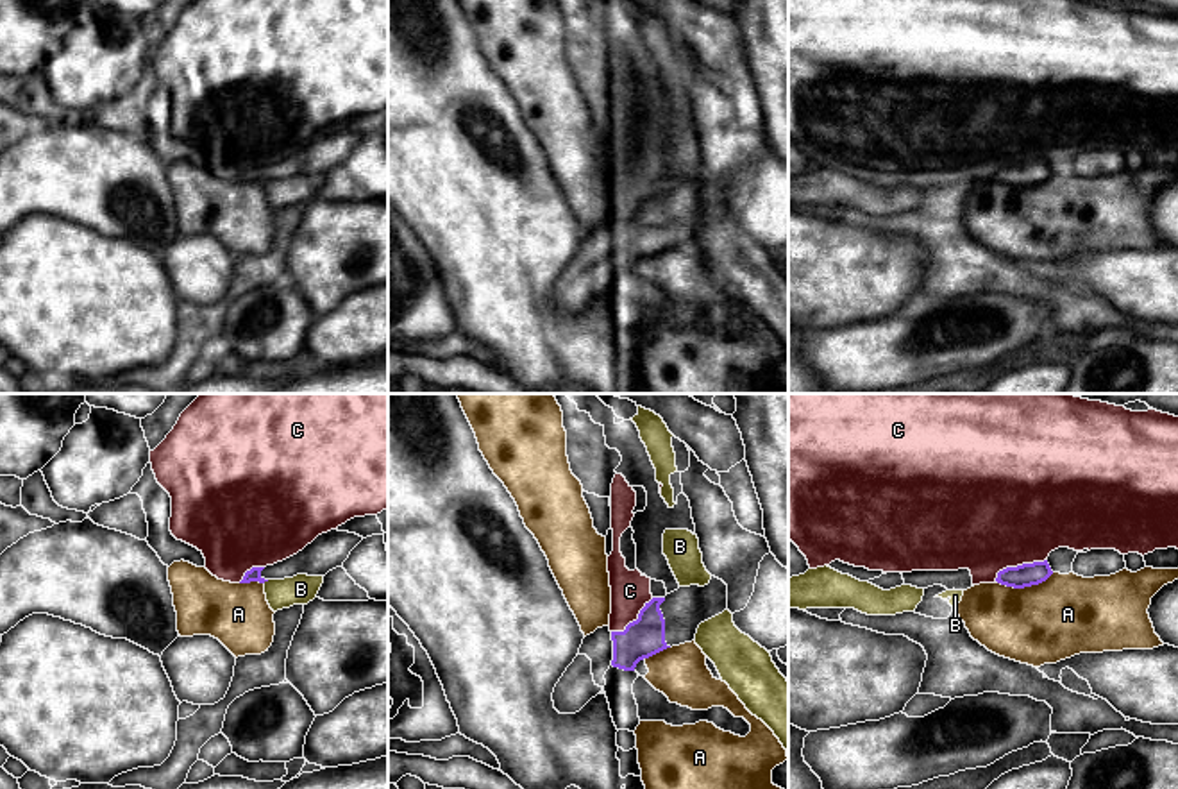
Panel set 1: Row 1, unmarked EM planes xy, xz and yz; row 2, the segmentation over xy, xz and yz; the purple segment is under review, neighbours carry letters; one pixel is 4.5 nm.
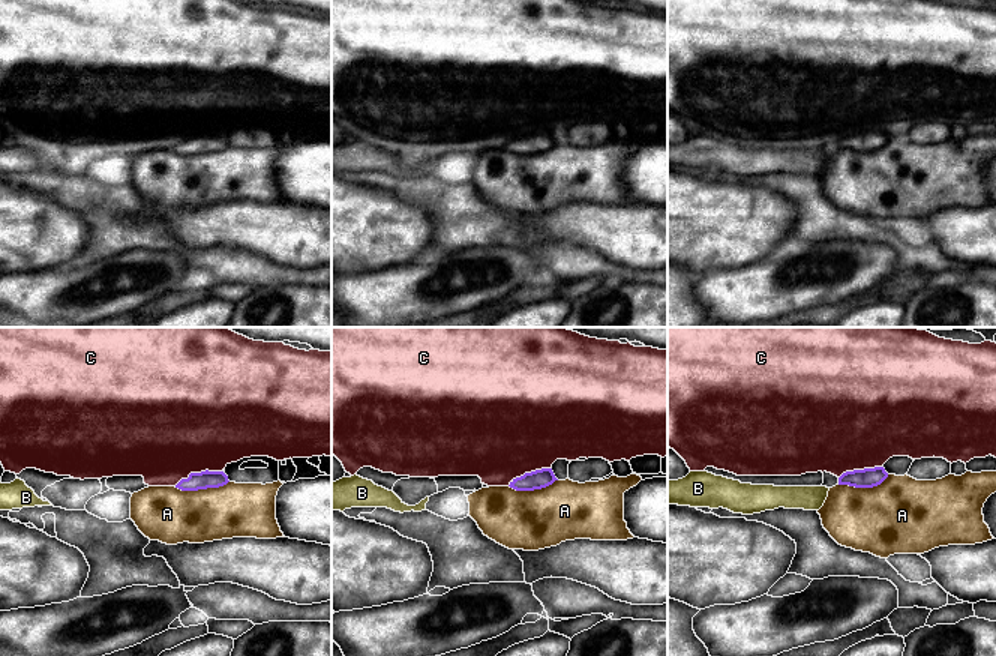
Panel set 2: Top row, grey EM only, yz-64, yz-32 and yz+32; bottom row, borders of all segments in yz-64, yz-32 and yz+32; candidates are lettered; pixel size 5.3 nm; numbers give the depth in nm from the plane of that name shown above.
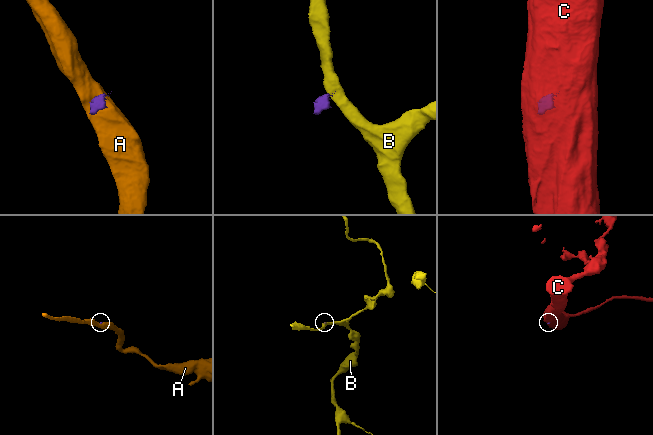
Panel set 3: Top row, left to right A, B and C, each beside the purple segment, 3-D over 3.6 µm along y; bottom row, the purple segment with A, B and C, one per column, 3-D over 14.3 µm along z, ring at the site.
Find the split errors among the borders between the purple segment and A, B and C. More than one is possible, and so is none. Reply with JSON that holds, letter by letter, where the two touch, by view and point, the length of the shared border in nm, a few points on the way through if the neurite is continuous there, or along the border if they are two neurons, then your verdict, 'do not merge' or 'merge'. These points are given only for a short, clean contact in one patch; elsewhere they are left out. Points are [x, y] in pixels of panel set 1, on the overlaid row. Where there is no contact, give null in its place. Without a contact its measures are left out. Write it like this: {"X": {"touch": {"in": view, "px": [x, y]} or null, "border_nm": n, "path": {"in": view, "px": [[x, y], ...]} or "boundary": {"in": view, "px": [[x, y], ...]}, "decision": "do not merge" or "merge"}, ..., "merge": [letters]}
{"A": {"touch": {"in": "yz", "px": [1025, 585]}, "border_nm": 260, "boundary": {"in": "yz", "px": [[1053, 573], [1037, 584], [1023, 587], [1007, 587], [996, 582]]}, "decision": "do not merge"}, "B": {"touch": {"in": "xy", "px": [265, 580]}, "border_nm": 30, "boundary": {"in": "xy", "px": [[269, 580], [263, 582]]}, "decision": "do not merge"}, "C": {"touch": {"in": "yz", "px": [1018, 566]}, "border_nm": 260, "boundary": {"in": "yz", "px": [[1046, 559], [1007, 566], [994, 580]]}, "decision": "do not merge"}, "merge": []}

